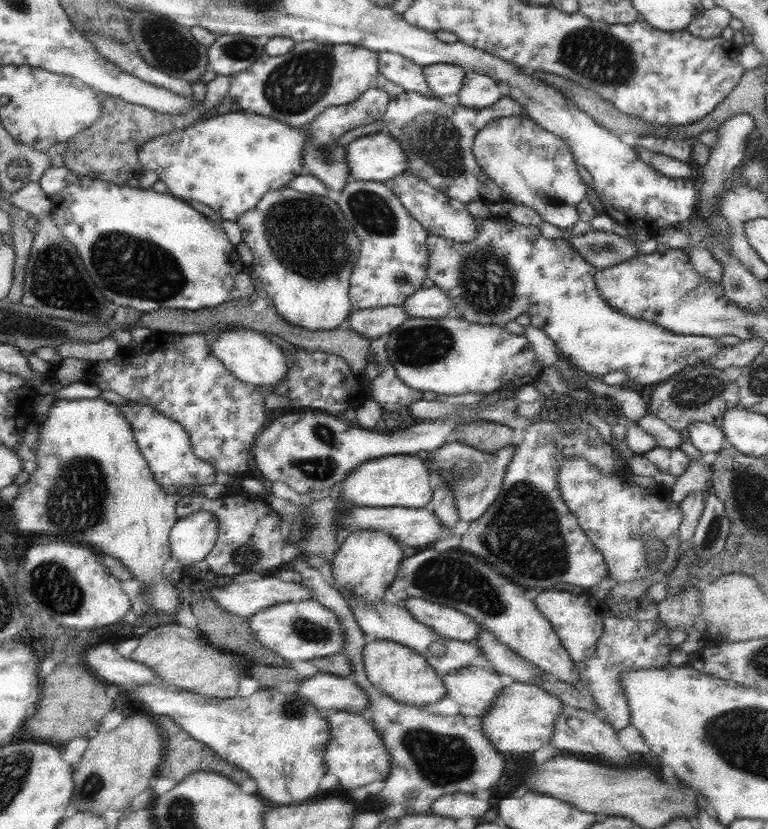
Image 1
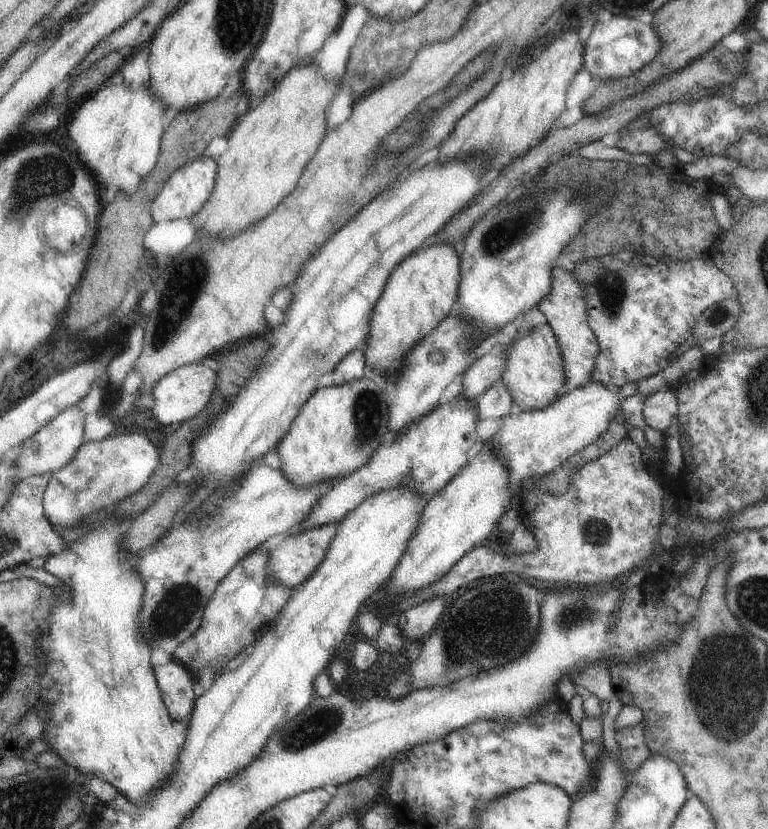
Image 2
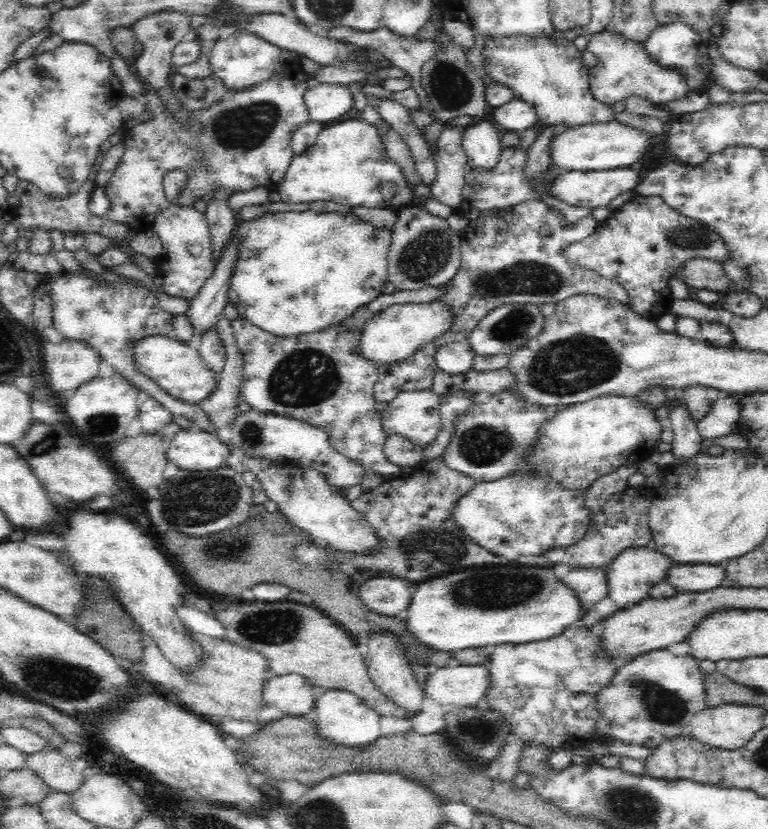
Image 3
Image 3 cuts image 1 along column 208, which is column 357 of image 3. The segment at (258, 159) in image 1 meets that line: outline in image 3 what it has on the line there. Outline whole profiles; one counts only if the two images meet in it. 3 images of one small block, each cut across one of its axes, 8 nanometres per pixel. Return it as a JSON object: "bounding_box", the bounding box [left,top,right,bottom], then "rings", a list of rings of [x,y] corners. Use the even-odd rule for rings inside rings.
{"bounding_box":[276,120,418,210],"rings":[[[346,120],[334,126],[324,126],[314,146],[304,154],[294,156],[286,176],[276,186],[284,202],[310,204],[310,202],[336,202],[360,208],[388,208],[406,210],[418,204],[408,180],[402,176],[398,164],[392,162],[388,150],[382,144],[378,126],[366,120]]]}

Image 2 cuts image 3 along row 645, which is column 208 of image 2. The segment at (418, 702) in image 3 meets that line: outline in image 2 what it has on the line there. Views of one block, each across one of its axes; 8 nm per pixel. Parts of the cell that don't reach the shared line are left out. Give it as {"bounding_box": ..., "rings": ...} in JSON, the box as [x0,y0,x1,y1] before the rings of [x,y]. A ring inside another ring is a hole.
{"bounding_box":[147,364,217,426],"rings":[[[187,364],[181,366],[173,372],[169,372],[167,376],[163,376],[151,390],[151,410],[147,412],[149,418],[155,418],[159,424],[163,426],[173,426],[175,422],[185,422],[193,416],[197,416],[205,404],[209,402],[211,394],[215,392],[215,384],[217,384],[217,376],[213,370],[205,368],[203,364]]]}

